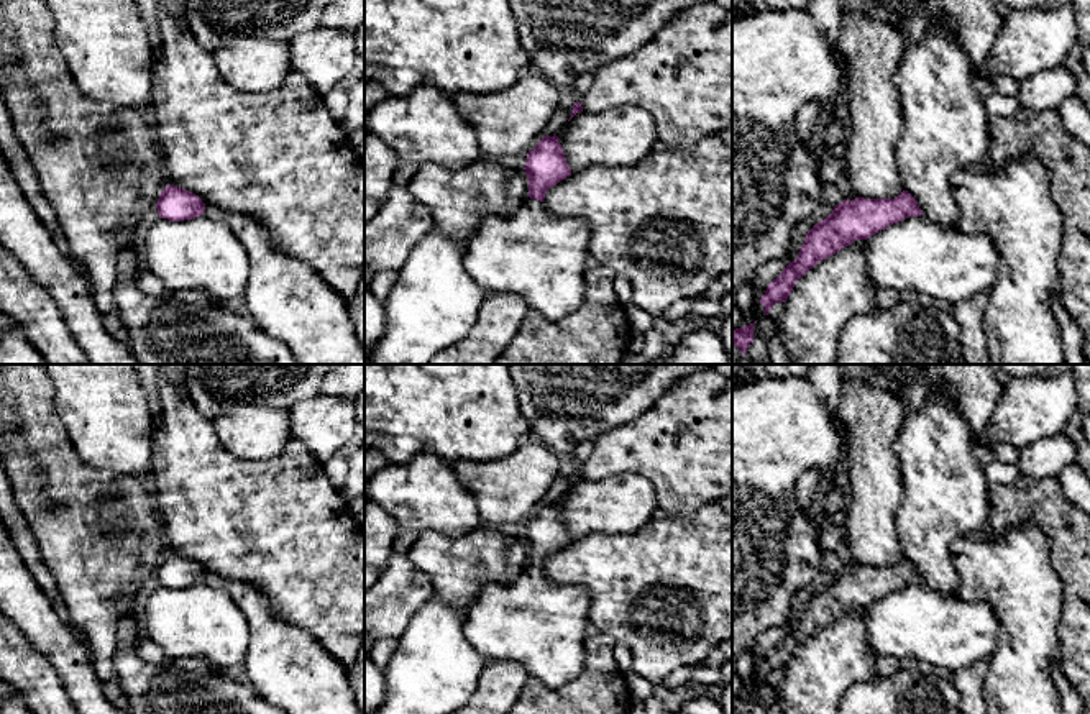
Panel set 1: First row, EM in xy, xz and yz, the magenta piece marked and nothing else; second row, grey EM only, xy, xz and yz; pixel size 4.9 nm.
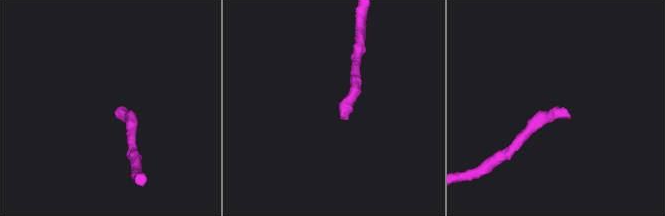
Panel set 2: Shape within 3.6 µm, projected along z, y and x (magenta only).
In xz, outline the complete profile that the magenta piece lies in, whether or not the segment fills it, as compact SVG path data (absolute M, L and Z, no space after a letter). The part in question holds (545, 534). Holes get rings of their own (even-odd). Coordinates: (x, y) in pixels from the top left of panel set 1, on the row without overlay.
M543 504L537 514L527 520L524 535L529 548L529 566L511 584L489 584L471 602L463 634L474 650L488 661L514 661L527 670L530 678L548 688L560 688L578 678L584 670L584 640L593 632L588 619L589 593L581 586L558 586L545 573L543 566L550 555L571 543L558 504Z

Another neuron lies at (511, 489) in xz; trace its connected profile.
M535 438L496 461L458 461L451 466L476 499L478 515L486 527L532 519L561 469L560 456Z

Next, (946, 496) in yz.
M936 397L919 412L906 414L895 443L903 474L903 504L896 512L903 556L916 566L923 584L947 597L957 597L959 586L952 543L990 529L990 483L972 448L972 428L949 397Z

